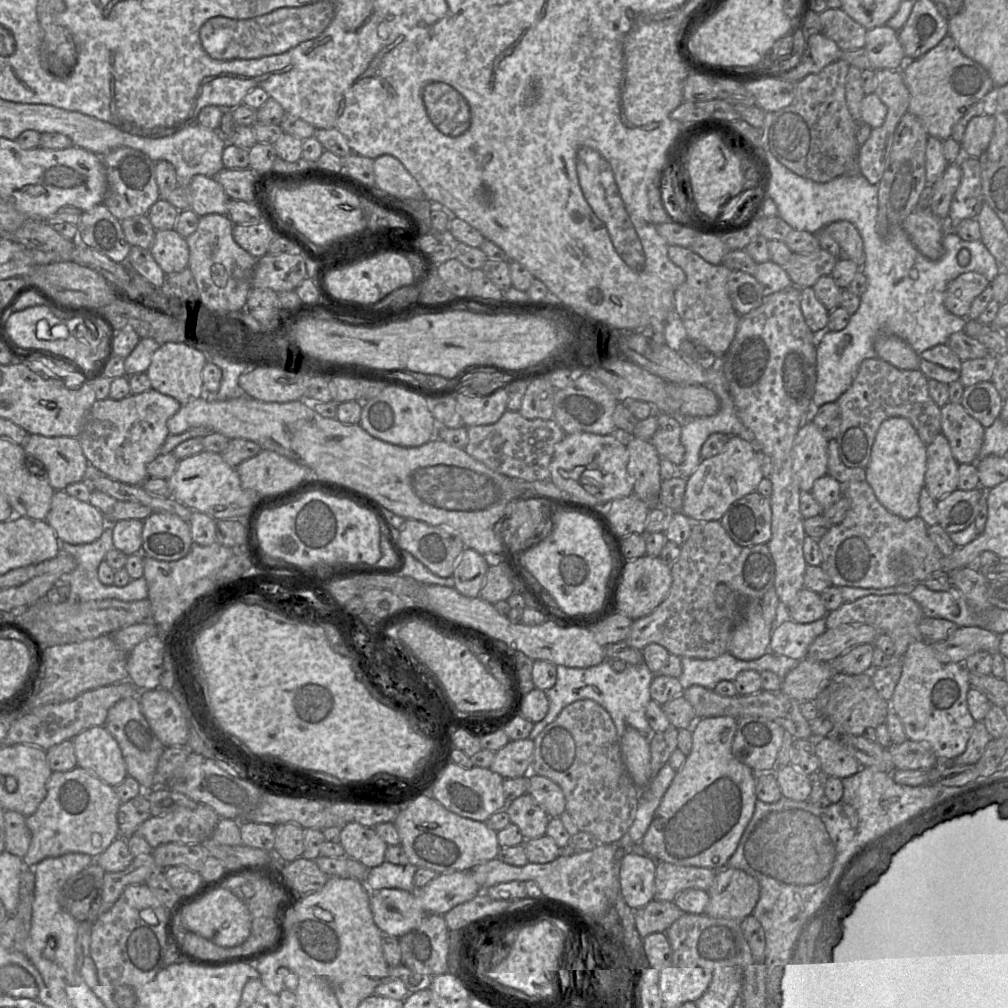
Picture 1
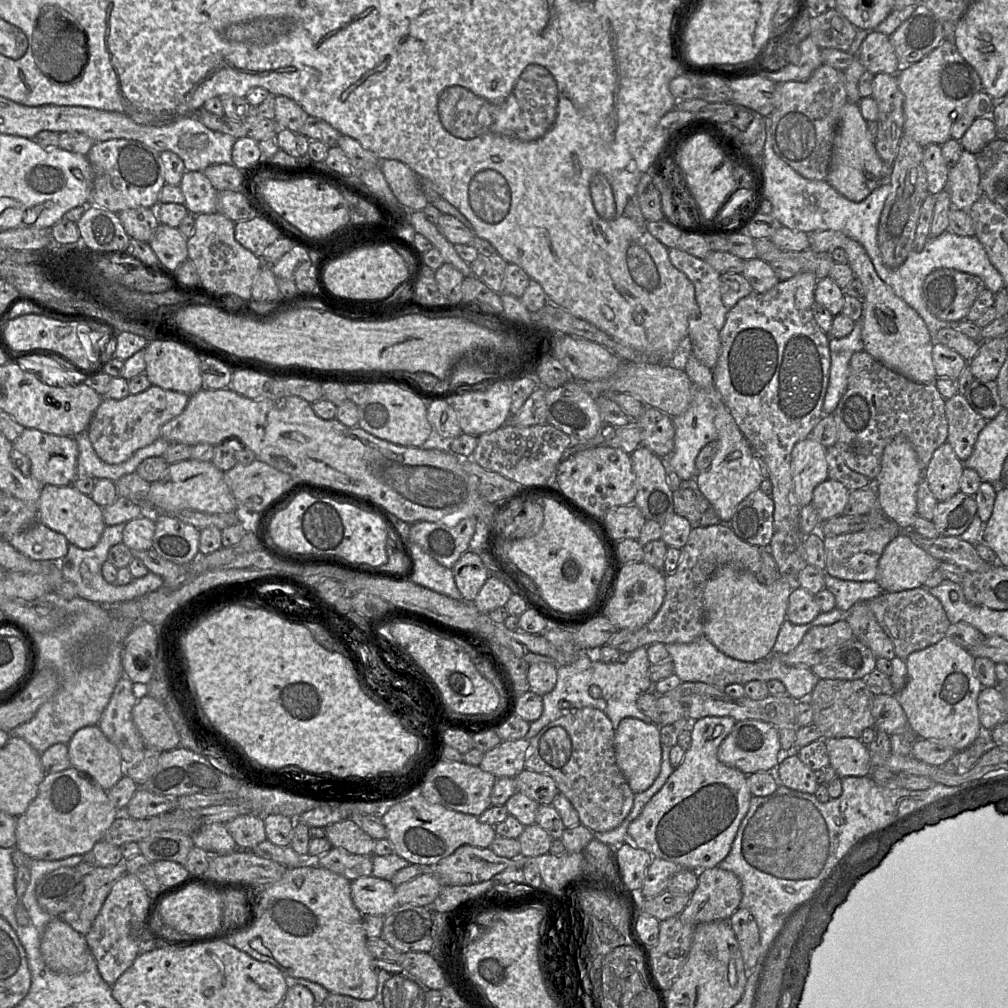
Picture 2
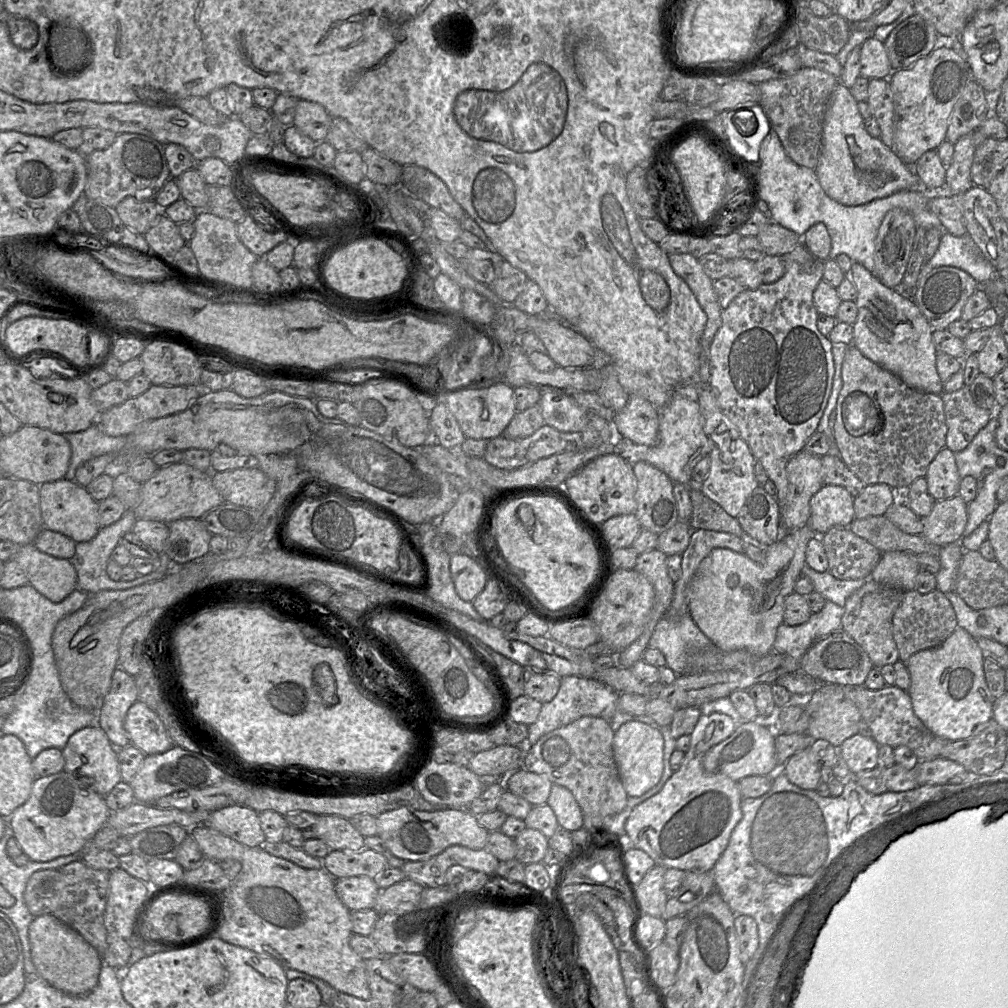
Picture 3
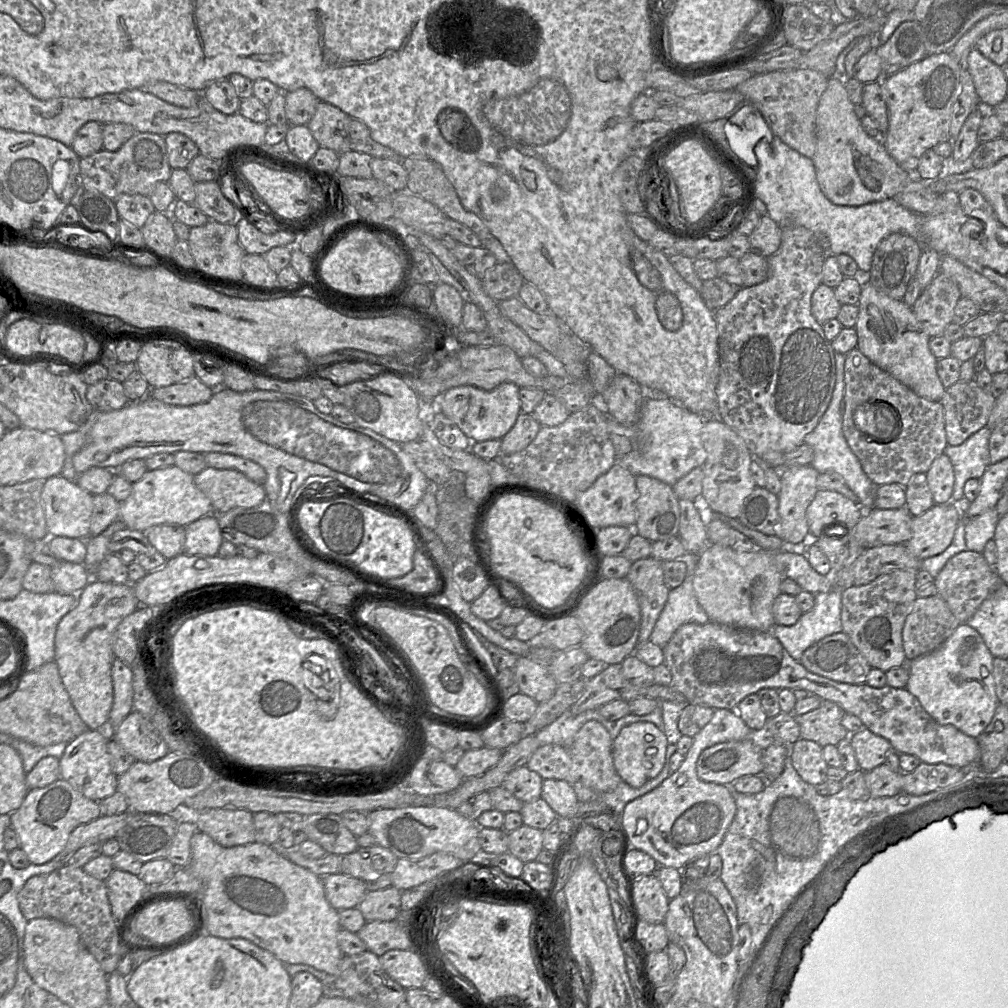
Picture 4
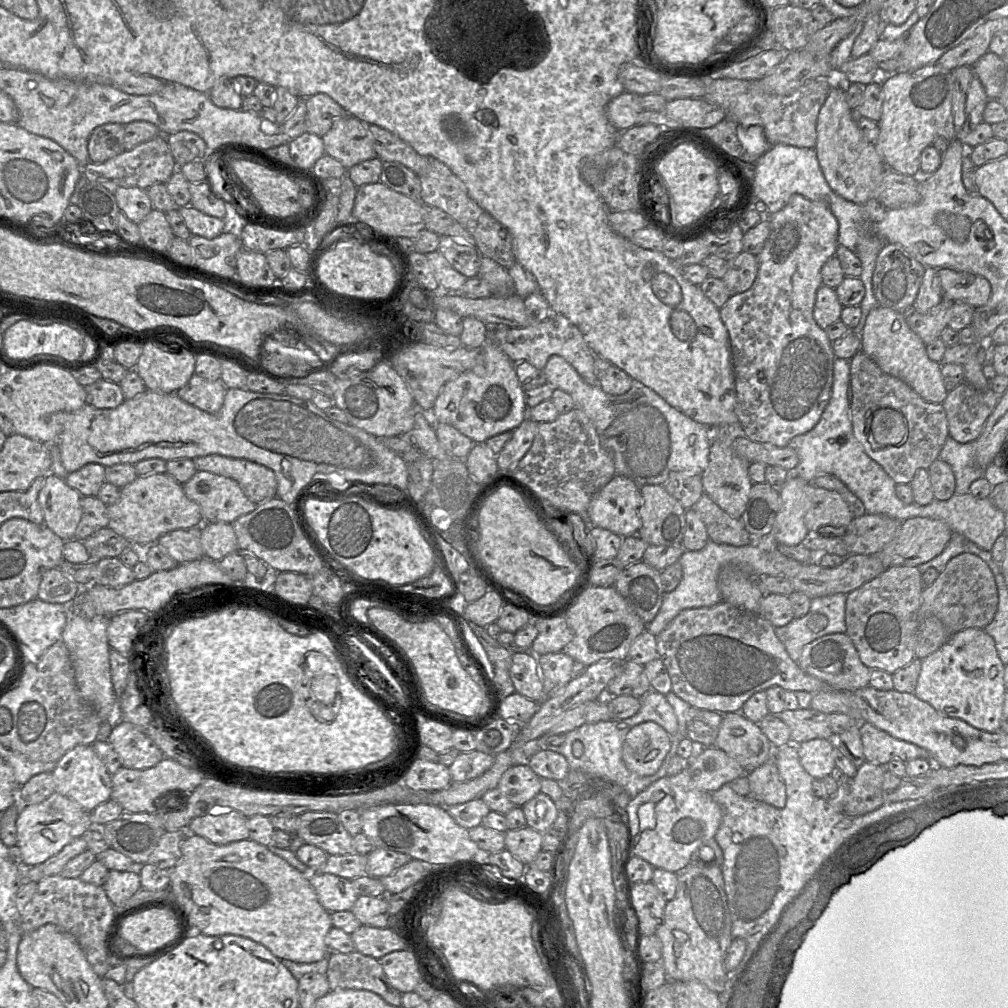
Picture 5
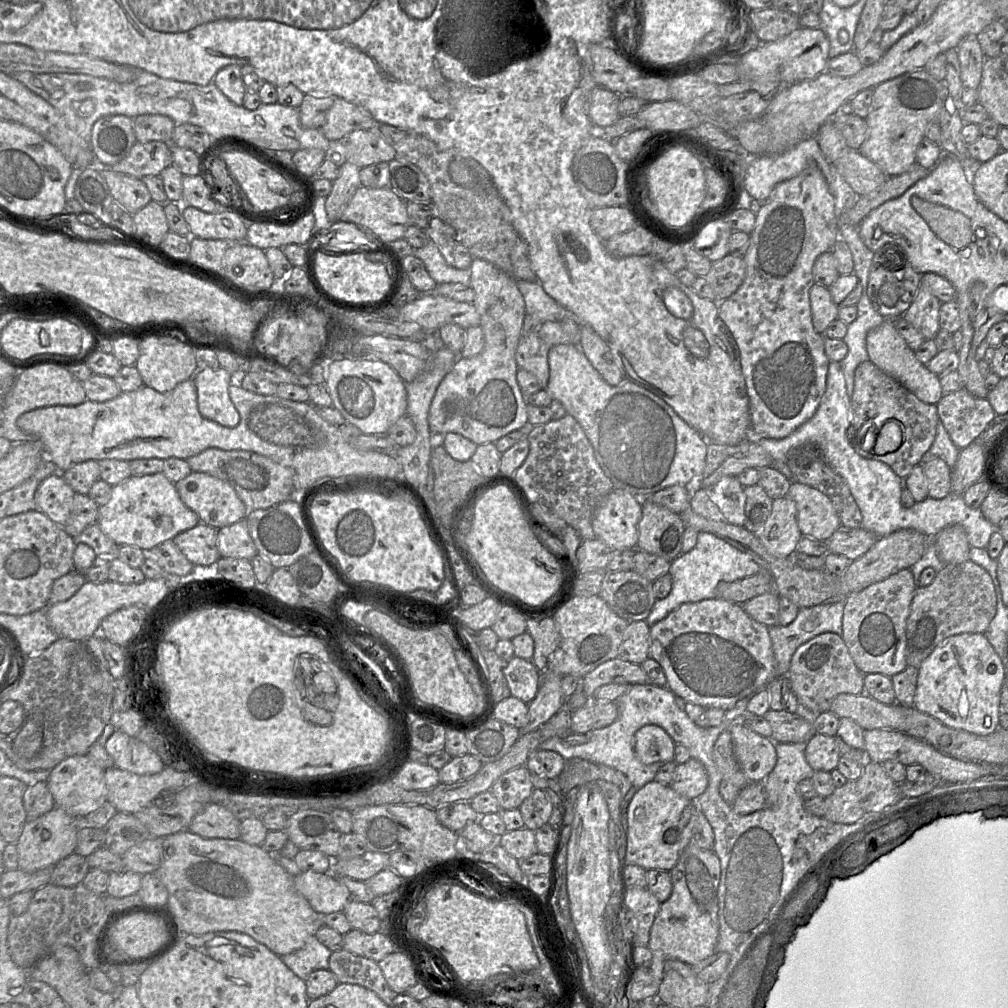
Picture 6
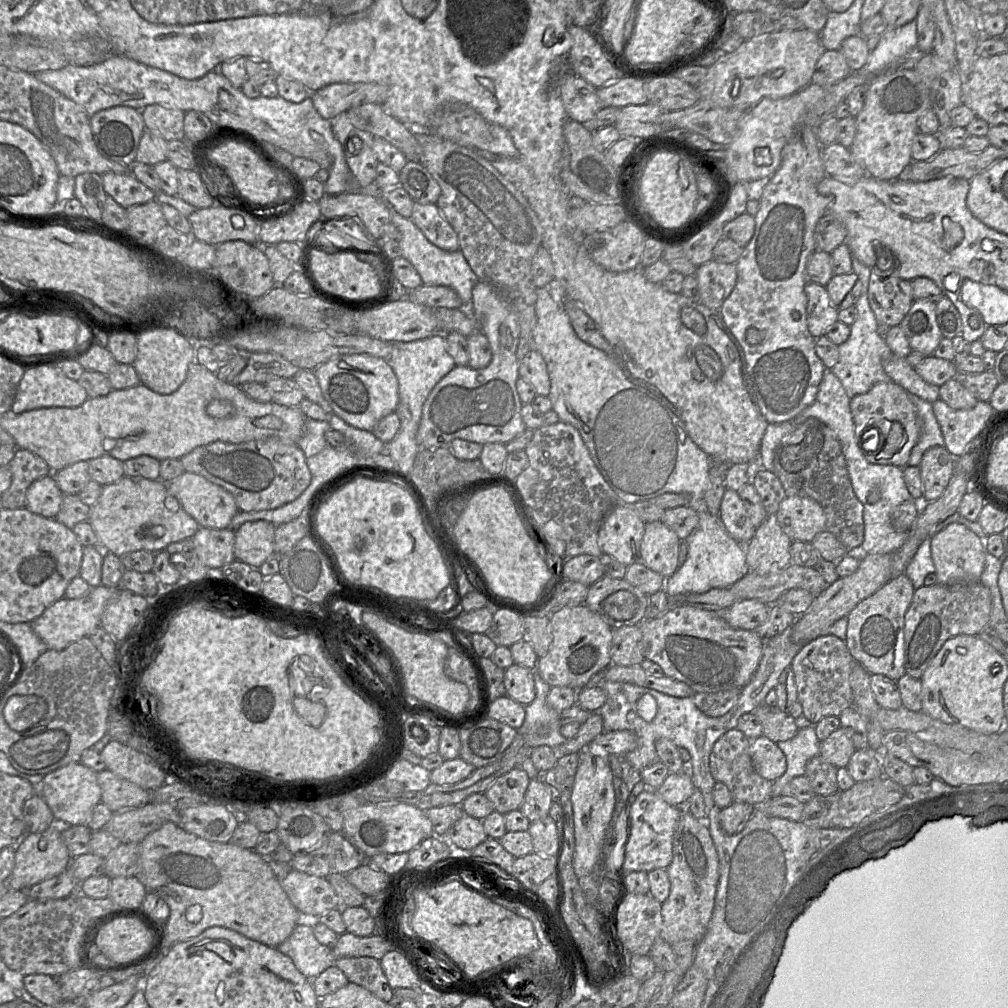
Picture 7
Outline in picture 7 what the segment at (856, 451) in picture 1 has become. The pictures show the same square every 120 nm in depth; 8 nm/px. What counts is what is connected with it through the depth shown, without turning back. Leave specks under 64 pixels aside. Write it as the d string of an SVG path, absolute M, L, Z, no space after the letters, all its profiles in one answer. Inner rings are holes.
M893 381L878 382L865 394L850 399L850 410L854 421L856 441L862 449L862 436L869 427L879 430L878 448L875 452L863 450L866 460L872 464L894 465L904 468L908 465L911 450L920 436L920 420L909 393Z

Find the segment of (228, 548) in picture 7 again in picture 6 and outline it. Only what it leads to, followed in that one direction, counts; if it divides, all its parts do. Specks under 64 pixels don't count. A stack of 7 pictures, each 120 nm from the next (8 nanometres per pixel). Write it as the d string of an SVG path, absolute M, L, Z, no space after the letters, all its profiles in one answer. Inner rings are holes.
M199 522L193 528L177 534L172 540L192 564L208 566L221 557L217 549L218 530Z

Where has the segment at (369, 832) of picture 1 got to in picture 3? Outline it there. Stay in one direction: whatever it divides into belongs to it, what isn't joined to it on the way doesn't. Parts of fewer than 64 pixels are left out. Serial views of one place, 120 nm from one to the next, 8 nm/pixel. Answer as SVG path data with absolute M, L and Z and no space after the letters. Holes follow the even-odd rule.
M318 815L315 832L331 850L360 851L365 848L365 837L342 816Z

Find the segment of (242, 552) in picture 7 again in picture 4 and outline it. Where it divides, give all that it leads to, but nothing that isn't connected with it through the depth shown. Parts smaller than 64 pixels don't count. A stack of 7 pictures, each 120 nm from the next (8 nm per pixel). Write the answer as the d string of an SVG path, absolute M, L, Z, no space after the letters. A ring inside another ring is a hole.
M211 513L185 526L183 553L215 556L223 541L217 515Z

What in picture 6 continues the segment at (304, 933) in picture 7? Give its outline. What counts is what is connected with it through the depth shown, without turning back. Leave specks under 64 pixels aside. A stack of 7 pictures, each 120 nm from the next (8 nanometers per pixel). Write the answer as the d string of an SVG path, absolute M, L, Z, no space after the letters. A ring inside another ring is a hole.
M314 935L308 938L303 948L280 957L290 970L306 981L313 971L329 969L331 954L332 951Z

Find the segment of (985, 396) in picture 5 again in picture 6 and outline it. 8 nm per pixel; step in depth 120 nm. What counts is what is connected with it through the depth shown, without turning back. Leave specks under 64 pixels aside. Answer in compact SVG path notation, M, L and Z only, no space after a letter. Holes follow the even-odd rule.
M965 388L943 395L936 406L939 420L959 449L970 445L996 416L987 398L973 396Z

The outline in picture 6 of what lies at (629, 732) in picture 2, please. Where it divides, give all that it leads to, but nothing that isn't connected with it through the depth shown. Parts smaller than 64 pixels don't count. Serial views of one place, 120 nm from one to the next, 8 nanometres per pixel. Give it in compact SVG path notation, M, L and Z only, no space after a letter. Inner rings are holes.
M645 725L634 736L635 755L645 765L674 761L675 747L669 734L657 725Z

